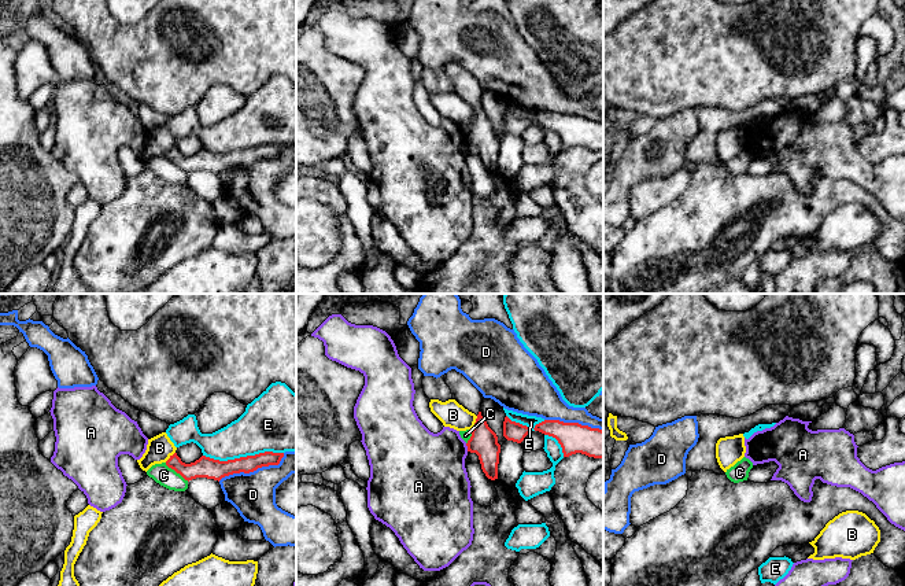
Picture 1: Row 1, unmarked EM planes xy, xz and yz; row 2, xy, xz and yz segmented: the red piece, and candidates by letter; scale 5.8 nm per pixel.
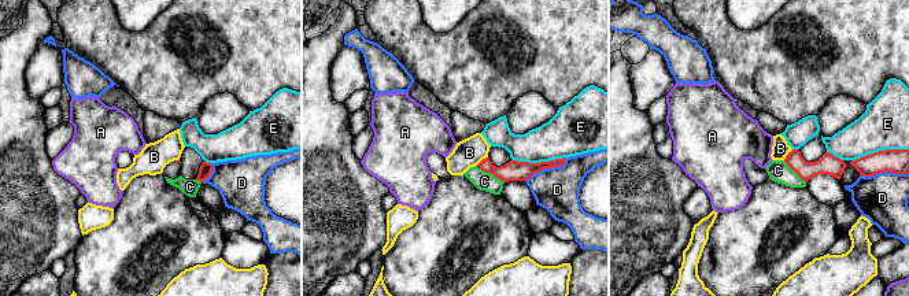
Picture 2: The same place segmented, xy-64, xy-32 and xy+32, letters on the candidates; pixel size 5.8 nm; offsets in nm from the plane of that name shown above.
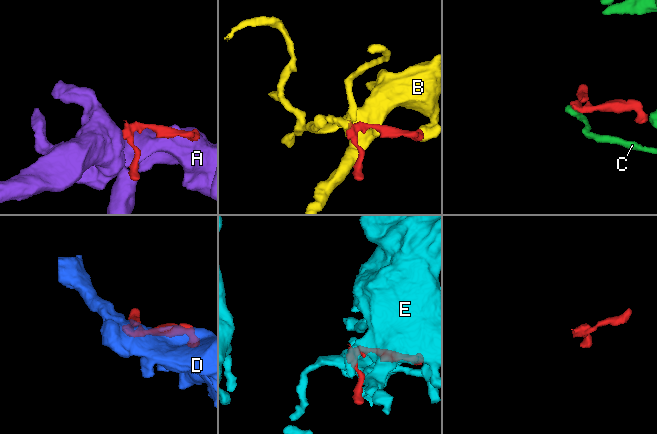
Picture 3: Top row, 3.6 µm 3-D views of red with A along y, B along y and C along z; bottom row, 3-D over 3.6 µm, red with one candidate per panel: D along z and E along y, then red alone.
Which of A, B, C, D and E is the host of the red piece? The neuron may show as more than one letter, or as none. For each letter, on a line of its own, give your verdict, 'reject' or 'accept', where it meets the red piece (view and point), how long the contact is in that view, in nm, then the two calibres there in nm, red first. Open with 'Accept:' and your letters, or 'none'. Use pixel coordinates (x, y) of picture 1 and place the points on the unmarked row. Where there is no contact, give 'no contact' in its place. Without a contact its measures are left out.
Accept: none
A: reject; meets red in xz at (468, 140); contact 50 nm long; 160 nm thick on the red side, 400 nm on the other
B: reject; meets red in xz at (475, 115); contact 100 nm long; 160 nm thick on the red side, 150 nm on the other
C: reject; meets red in xy at (177, 165); contact 180 nm long; 120 nm thick on the red side, 120 nm on the other
D: reject; meets red in xy at (252, 163); contact 420 nm long; 120 nm thick on the red side, 260 nm on the other
E: reject; meets red in xy at (243, 150); contact 480 nm long; 120 nm thick on the red side, 320 nm on the other

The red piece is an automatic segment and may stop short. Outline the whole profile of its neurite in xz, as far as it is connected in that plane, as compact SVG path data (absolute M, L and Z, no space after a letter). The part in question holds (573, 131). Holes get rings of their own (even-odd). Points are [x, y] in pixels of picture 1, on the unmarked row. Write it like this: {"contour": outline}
{"contour": "M544 113L535 118L535 124L553 129L562 140L564 150L576 145L594 151L603 151L603 124L579 115Z"}

